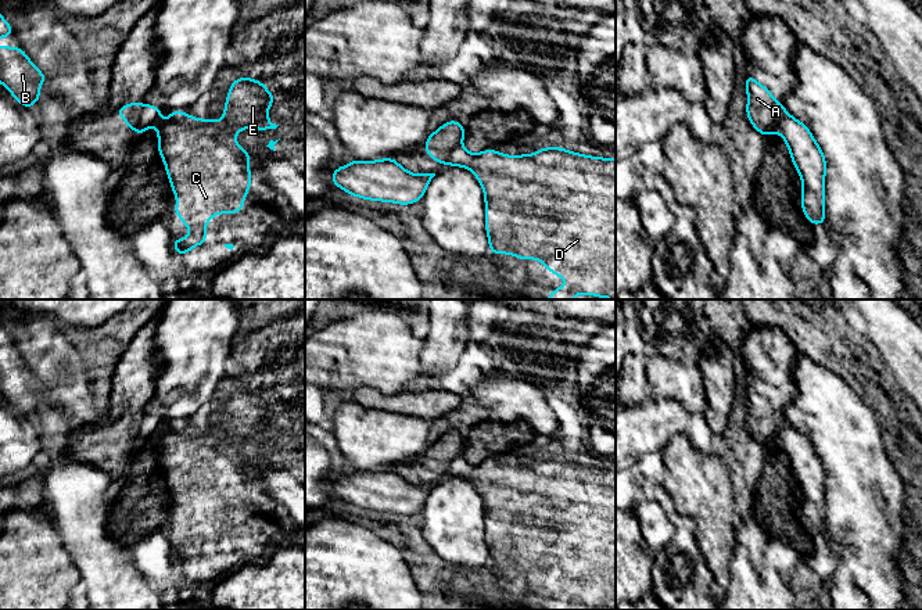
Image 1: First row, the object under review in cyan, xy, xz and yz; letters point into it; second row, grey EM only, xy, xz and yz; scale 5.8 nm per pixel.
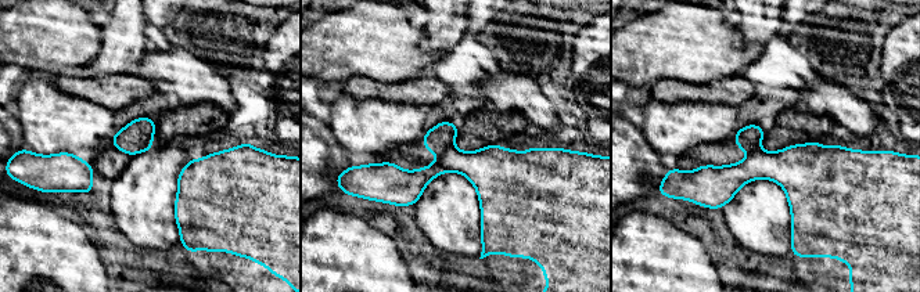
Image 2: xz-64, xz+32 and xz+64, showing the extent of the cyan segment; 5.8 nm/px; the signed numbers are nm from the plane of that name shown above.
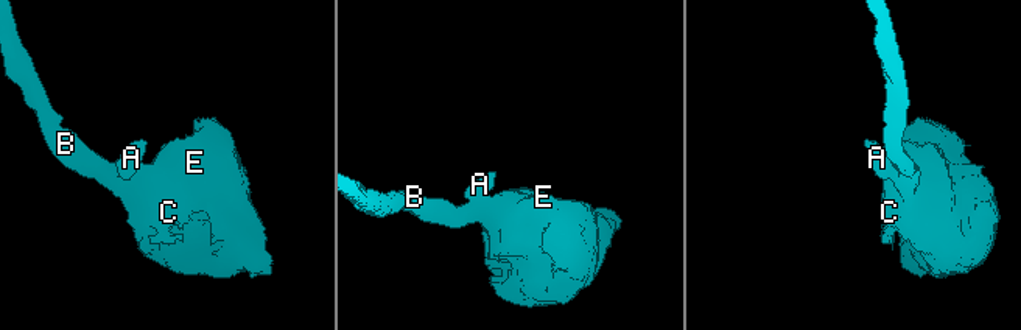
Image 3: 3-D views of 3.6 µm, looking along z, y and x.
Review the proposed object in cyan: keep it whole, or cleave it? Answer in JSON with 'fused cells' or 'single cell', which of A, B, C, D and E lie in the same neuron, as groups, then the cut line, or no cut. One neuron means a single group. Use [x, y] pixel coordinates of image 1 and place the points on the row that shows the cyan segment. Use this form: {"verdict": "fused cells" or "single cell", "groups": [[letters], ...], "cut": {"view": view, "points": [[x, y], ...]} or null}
{"verdict": "fused cells", "groups": [["A"], ["B", "C", "D", "E"]], "cut": {"view": "xy", "points": [[144, 107], [135, 129]]}}

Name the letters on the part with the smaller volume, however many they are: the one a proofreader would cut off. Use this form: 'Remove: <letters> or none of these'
Remove: A

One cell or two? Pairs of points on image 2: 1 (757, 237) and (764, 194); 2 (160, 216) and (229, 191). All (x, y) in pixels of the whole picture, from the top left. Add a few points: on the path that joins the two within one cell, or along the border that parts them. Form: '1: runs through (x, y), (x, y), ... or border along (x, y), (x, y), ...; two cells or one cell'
1: runs through (759, 226), (761, 205); one cell
2: border along (176, 180), (175, 223), (180, 241); two cells

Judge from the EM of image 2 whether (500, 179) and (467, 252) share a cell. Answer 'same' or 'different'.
different

